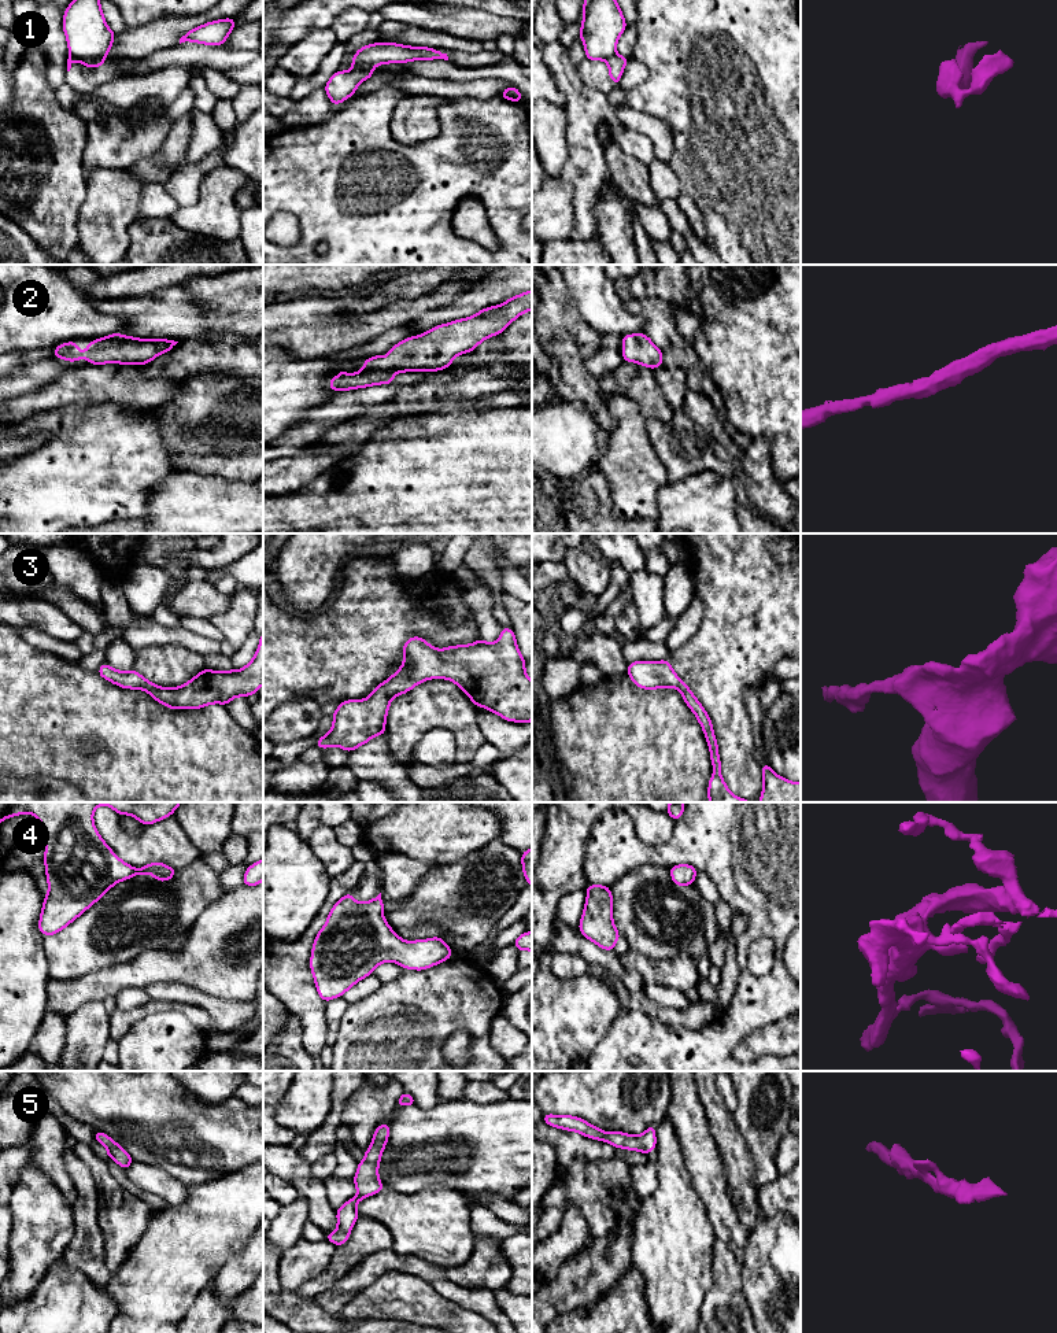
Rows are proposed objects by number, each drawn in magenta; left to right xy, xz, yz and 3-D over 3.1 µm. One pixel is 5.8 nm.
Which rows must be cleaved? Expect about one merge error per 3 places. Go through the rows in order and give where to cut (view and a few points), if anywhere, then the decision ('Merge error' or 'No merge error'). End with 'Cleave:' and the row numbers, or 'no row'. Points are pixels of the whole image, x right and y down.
1: Split along xy (69, 54), (104, 59). Merge error
2: No split. No merge error
3: No split. No merge error
4: No split. No merge error
5: No split. No merge error
Cleave: 1

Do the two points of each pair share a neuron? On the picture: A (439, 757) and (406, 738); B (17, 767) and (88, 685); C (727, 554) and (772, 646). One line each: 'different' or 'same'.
A: different
B: same
C: same

